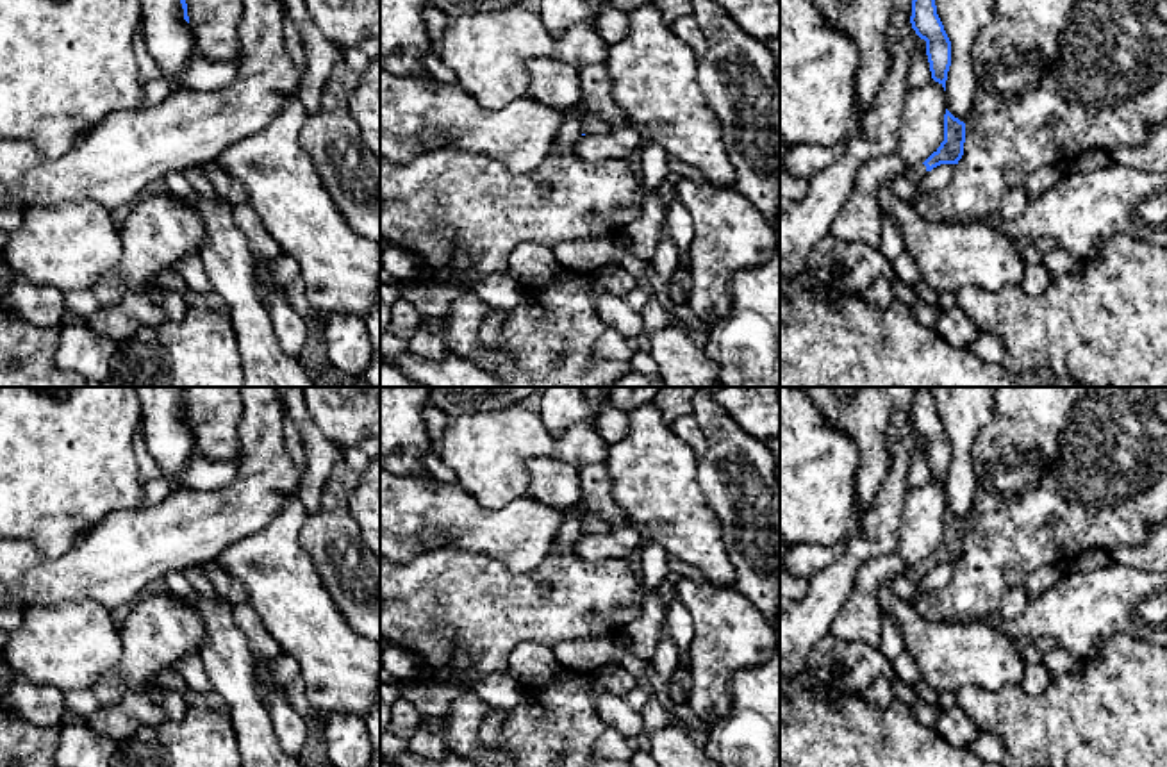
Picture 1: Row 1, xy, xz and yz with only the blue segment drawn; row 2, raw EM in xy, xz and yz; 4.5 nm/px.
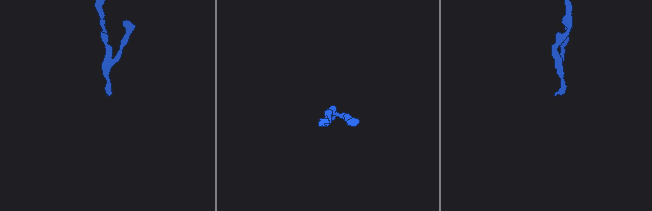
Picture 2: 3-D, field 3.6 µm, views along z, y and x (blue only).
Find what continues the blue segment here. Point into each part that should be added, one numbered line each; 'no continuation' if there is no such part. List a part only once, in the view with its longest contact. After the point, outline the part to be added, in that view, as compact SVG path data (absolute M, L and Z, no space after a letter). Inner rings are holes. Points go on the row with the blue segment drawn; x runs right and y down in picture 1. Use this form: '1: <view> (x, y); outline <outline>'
1: yz (919, 172); outline M917 164L915 168L910 168L910 169L906 169L905 171L905 177L908 178L908 180L914 180L914 182L917 182L917 180L923 180L924 177L926 177L926 166L924 164Z

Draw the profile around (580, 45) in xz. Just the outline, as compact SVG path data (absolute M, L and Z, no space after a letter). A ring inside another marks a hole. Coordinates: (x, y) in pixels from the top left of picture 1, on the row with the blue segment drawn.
M575 23L555 39L551 57L578 70L580 66L605 62L607 52L608 48L600 37L596 25Z

